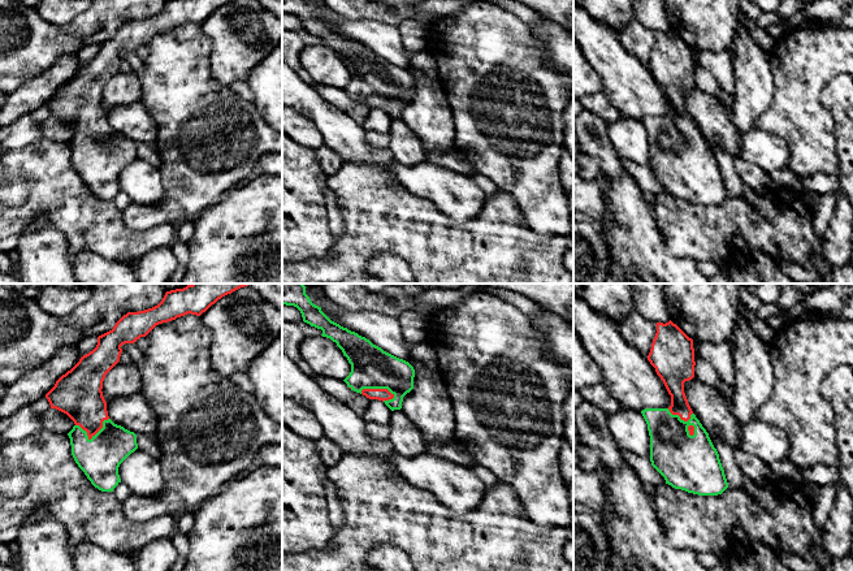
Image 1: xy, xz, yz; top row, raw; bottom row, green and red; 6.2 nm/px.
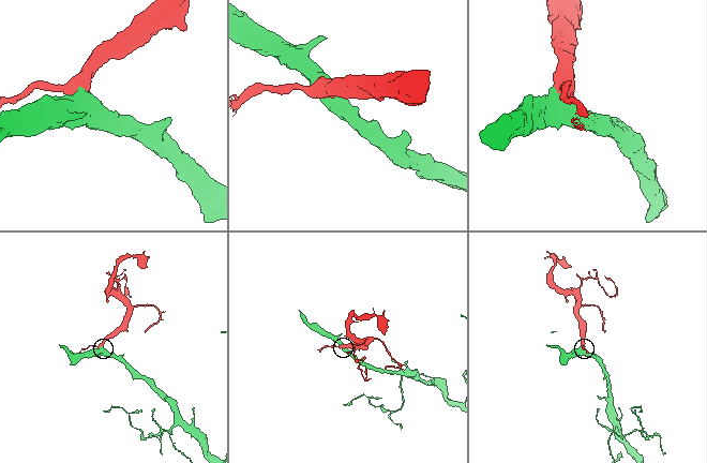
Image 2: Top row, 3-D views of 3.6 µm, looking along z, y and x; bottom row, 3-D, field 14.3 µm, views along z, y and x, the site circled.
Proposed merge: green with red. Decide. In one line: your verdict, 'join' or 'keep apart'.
join

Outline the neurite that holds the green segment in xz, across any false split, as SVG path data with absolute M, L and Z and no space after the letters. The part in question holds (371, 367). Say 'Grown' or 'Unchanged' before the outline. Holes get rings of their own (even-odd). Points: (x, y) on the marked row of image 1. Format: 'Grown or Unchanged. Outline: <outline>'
Grown. Outline: M282 284L282 304L296 307L304 323L321 329L322 337L330 338L337 343L351 364L351 372L343 380L351 390L369 399L382 401L391 411L402 408L403 397L413 389L415 369L408 362L384 351L365 337L332 321L321 311L321 307L311 302L303 284Z

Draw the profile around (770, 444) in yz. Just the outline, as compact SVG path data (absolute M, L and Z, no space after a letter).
M741 423L741 449L771 464L788 459L789 440L784 431L767 423Z

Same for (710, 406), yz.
M696 377L684 382L688 403L710 436L718 436L732 449L741 449L741 421L719 389L701 384Z

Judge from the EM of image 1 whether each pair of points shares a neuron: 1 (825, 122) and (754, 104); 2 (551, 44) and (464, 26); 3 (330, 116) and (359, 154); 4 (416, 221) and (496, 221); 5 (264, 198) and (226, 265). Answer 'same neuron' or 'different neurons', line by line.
1: different neurons
2: different neurons
3: same neuron
4: same neuron
5: same neuron

